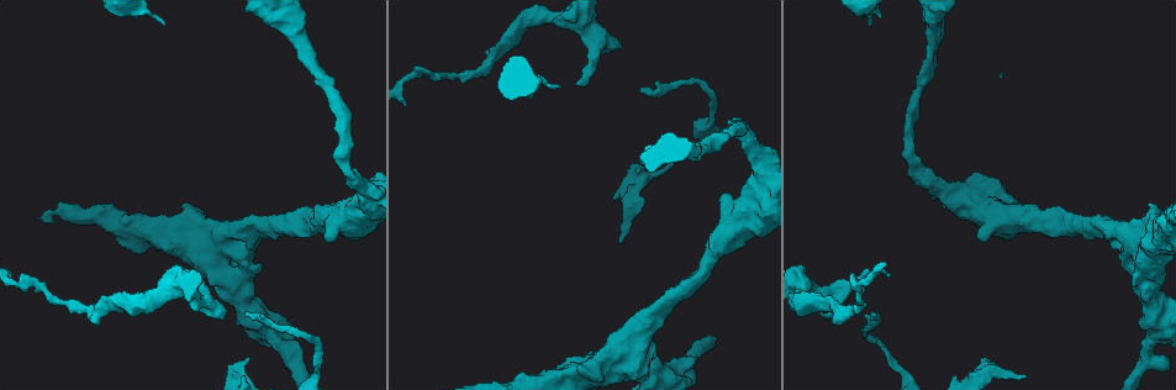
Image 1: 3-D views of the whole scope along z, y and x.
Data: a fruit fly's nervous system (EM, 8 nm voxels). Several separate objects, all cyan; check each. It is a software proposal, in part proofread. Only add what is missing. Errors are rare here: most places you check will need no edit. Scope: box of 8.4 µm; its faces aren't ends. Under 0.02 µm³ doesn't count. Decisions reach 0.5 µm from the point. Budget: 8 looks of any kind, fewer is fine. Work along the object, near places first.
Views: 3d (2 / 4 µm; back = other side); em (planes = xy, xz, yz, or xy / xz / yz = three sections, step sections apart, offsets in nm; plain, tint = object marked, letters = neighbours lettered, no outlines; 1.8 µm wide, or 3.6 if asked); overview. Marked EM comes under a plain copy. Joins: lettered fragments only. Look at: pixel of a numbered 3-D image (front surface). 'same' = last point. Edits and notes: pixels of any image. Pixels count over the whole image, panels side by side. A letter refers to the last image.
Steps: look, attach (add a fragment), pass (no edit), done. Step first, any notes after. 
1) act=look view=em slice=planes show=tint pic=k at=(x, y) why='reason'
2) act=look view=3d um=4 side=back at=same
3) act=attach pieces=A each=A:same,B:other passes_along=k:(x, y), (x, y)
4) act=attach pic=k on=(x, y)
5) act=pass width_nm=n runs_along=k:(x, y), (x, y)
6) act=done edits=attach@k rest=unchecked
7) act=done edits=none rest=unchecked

act=look view=em slice=xz step=16 show=tint pic=1 at=(579, 82) why='an open end'

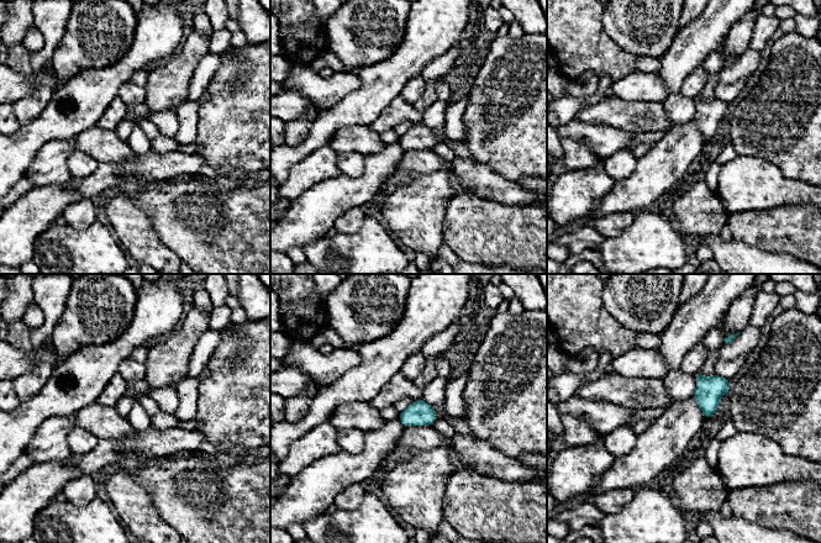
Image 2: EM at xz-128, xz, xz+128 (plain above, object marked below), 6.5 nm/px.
act=look view=em slice=yz step=4 show=letters at=same

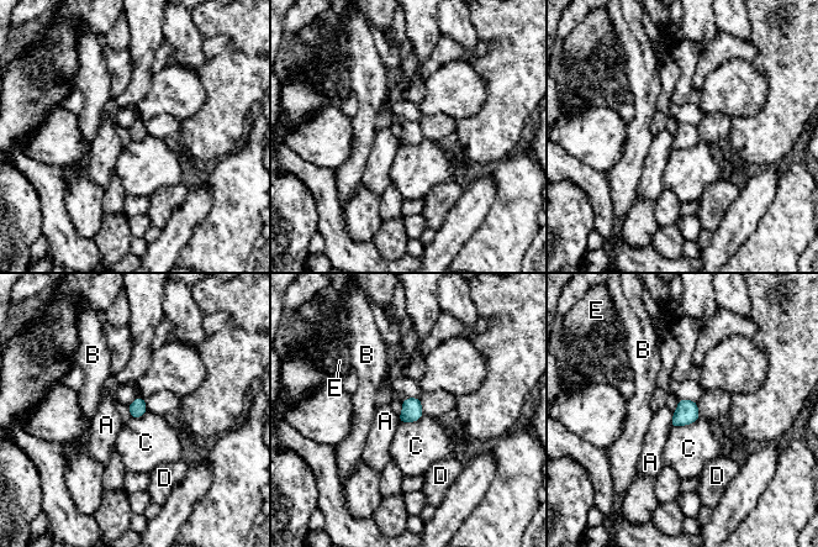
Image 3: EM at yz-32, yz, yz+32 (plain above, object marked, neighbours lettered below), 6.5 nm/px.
act=pass each=A:other,B:other,C:other,D:other,E:other border=3:(701, 416), (690, 424), (671, 429) found='no lettered fragment goes on from it'

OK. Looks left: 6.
act=look view=em um=3.6 slice=planes show=letters pic=1 at=(721, 198) why='branch stops here'

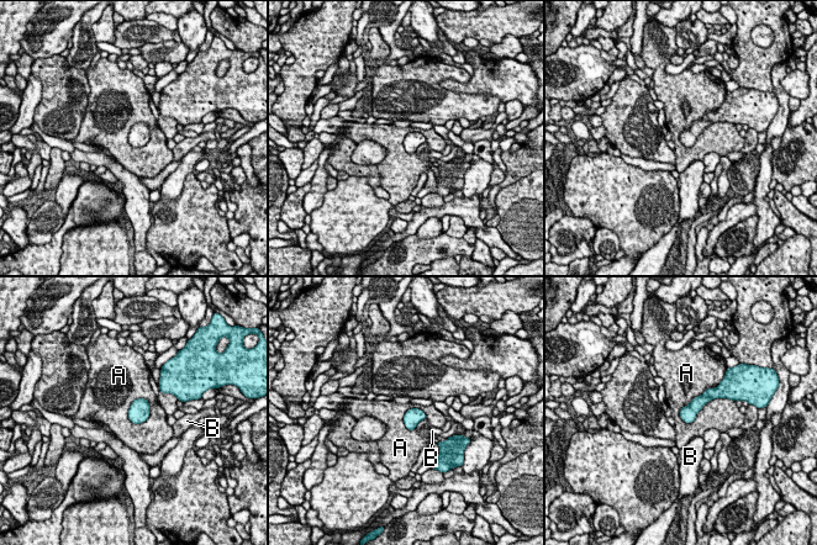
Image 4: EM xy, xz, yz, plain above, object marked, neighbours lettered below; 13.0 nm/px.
act=pass each=A:other,B:other border=4:(722, 397), (691, 422), (679, 416) found='no lettered fragment goes on from it'

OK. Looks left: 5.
act=look view=em slice=planes show=letters pic=1 at=(1131, 272) why='touches itself'

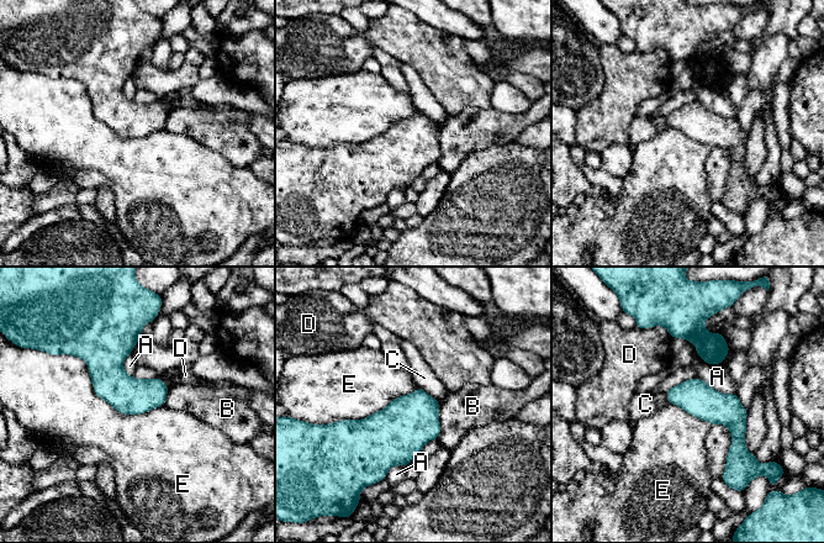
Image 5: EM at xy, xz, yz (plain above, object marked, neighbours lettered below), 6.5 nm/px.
act=pass longest_contact=E:700nm each=A:other,B:other,C:other,D:other,E:other runs_along=5:(671, 391), (737, 428), (728, 468) found='none of them fits'

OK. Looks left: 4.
act=look view=3d um=2 pic=1 at=(559, 87) why='long arm stops here'

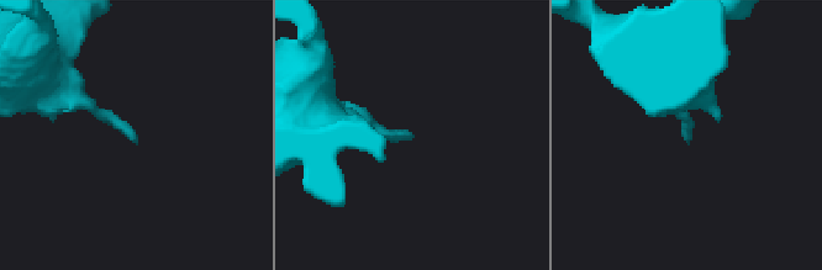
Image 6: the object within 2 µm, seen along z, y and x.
act=look view=em slice=xy step=8 show=tint pic=6 at=(410, 139) why='shape alone is not enough'

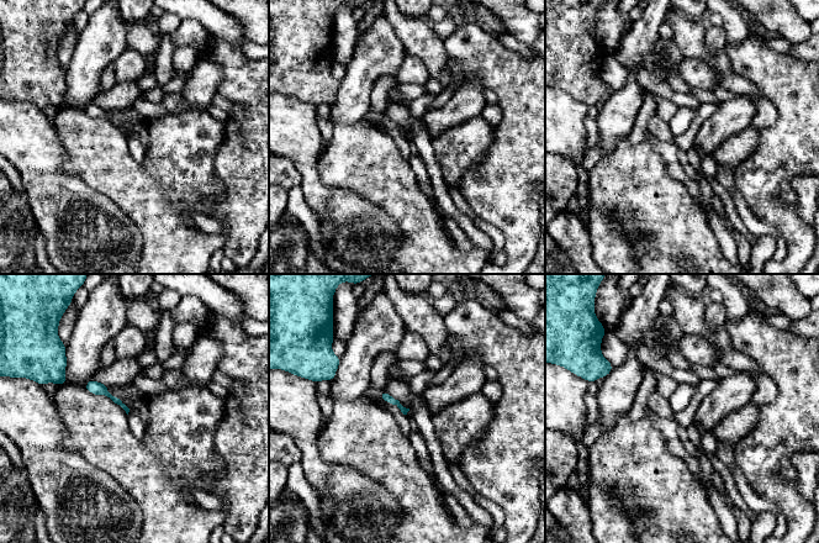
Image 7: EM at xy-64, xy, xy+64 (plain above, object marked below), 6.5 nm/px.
act=look view=em slice=planes show=letters at=same why='another direction'

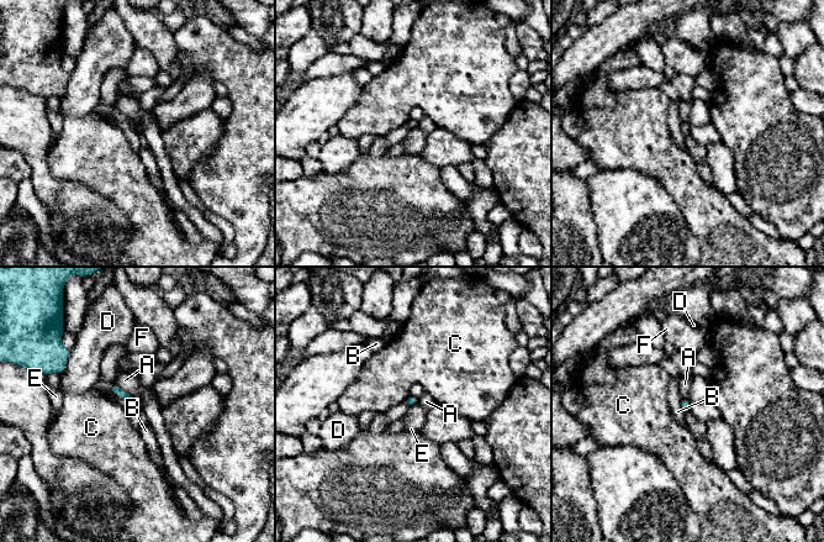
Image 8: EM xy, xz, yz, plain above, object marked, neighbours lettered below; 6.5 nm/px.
act=pass each=A:other,B:other,C:other,D:other,E:other,F:other border=8:(416, 403), (410, 408) found='none of them fits'

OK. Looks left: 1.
act=done edits=none rest=unchecked

